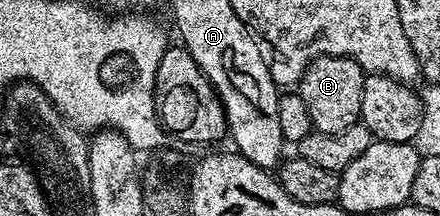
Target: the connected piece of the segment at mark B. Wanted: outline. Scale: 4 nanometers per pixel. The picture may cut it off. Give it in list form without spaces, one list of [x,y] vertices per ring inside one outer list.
[[[317,56],[296,85],[298,96],[304,98],[304,106],[308,106],[308,114],[314,123],[313,131],[336,134],[359,123],[362,115],[360,98],[364,98],[365,81],[366,76],[357,60],[348,56]]]

